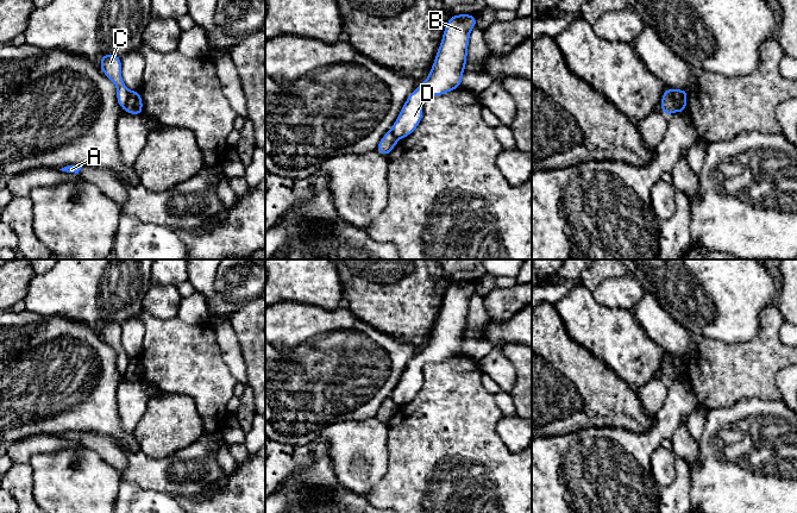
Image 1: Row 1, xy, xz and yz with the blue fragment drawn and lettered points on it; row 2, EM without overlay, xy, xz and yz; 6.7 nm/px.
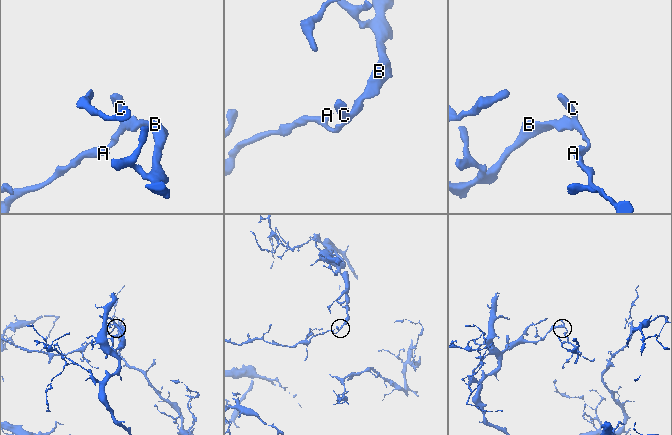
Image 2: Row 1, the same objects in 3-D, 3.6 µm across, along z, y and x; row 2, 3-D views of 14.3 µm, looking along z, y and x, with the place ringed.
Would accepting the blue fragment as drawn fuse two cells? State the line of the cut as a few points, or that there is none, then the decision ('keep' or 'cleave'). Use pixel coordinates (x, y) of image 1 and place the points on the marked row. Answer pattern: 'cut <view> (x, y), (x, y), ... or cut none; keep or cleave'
cut yz (670, 89), (677, 110); cleave

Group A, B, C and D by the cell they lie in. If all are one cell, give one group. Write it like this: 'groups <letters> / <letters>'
groups A C / B D

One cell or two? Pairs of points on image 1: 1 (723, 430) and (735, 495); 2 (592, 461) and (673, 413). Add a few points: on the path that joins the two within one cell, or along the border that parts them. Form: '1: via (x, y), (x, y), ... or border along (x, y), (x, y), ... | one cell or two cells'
1: via (735, 446), (735, 479) | one cell
2: via (613, 461), (619, 461), (639, 448), (654, 433) | one cell

